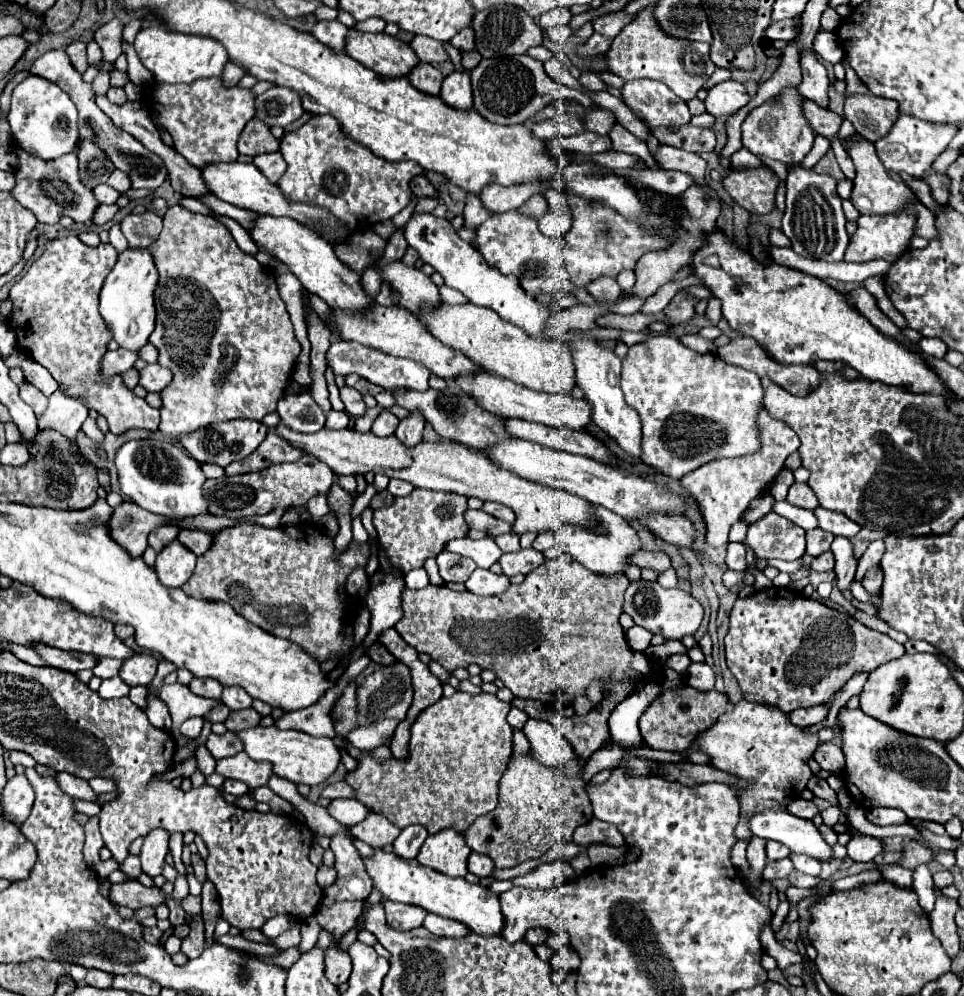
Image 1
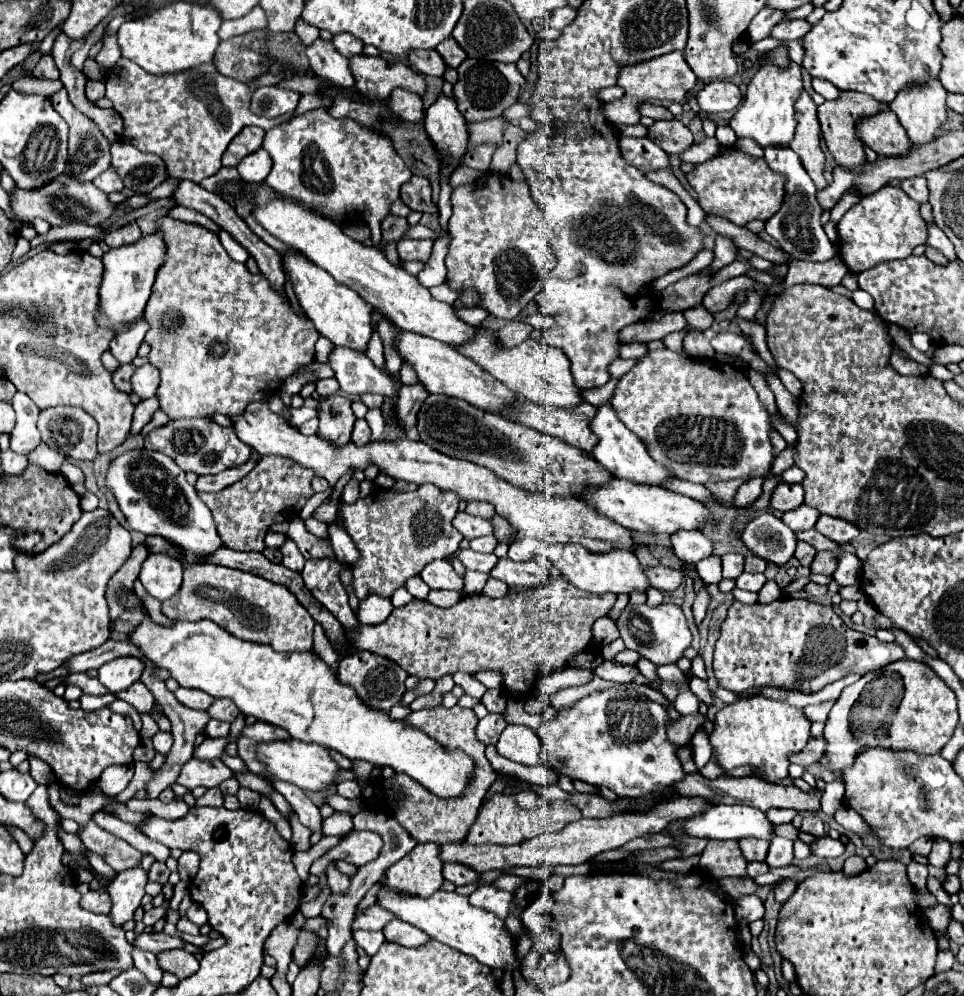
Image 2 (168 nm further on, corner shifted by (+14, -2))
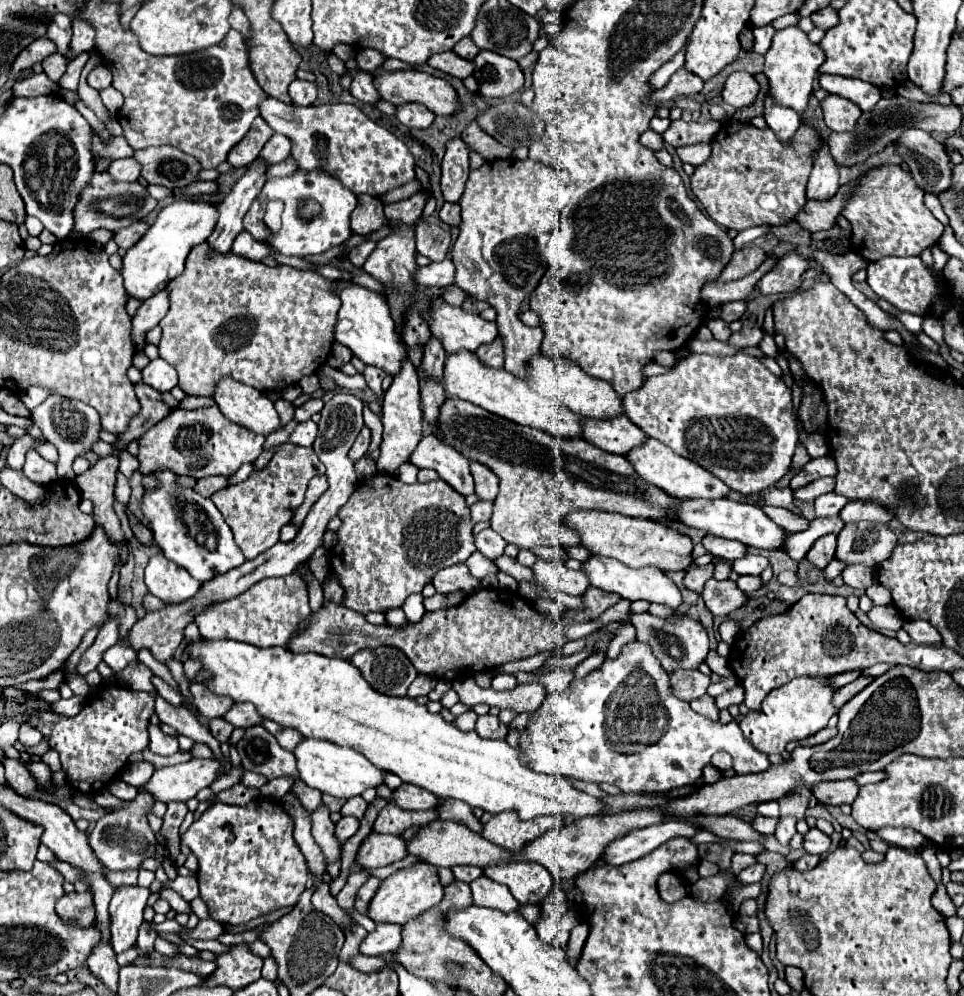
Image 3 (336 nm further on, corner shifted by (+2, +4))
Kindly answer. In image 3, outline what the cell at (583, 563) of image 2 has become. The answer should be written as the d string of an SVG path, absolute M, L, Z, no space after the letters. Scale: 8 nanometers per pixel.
M592 556L584 566L584 572L588 574L592 586L600 588L600 590L606 590L606 592L614 592L618 594L620 598L624 600L646 600L646 602L656 602L656 604L664 604L672 610L676 610L680 604L682 604L682 596L680 596L680 590L678 586L658 568L654 566L646 566L646 568L630 568L618 560L612 560L612 558L600 558L600 556Z

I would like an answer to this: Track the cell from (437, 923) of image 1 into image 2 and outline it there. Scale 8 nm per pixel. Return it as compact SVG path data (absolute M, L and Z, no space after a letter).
M394 918L384 928L384 936L386 936L386 940L394 940L402 946L422 946L422 944L430 942L430 936L426 936L426 932L422 932L420 928L414 928L412 924L406 924L398 918Z

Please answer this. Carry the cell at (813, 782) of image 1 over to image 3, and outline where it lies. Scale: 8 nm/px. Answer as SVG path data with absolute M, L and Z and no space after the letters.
M628 642L616 658L606 658L602 666L588 676L570 682L566 690L548 694L546 702L528 718L520 734L520 758L534 772L576 778L596 784L614 784L622 792L668 792L672 788L694 784L702 776L702 768L710 764L716 752L728 752L734 760L736 774L762 772L770 766L768 756L754 750L742 736L736 722L720 724L696 714L688 702L672 694L670 676L654 658L652 650L642 642Z

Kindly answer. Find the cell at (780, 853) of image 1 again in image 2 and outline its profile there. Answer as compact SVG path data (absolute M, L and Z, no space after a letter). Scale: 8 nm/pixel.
M742 838L740 840L740 850L744 854L744 858L748 862L752 860L766 860L766 852L768 852L768 842L766 840L754 840L754 838Z

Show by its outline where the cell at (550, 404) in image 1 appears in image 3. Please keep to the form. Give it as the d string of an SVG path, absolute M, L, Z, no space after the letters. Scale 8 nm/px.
M626 416L610 420L582 418L582 424L584 440L610 454L626 456L630 450L634 450L634 446L642 446L642 442L646 442L646 434Z

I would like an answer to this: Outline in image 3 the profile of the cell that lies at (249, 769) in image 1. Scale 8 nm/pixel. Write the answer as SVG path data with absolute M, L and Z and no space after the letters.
M194 758L186 764L176 766L162 766L156 768L152 778L138 790L148 792L156 802L186 802L216 780L218 768L218 760L202 758Z

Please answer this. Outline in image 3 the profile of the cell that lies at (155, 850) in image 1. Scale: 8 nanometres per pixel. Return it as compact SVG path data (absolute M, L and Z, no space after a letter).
M122 886L116 890L110 902L110 930L112 930L112 948L116 954L132 948L136 944L138 926L142 924L142 912L150 896L148 888L140 886Z

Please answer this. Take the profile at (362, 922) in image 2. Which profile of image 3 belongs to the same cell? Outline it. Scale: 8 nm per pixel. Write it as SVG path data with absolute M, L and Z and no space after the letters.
M370 876L370 878L358 888L358 892L356 892L356 900L354 900L354 906L356 906L356 910L358 910L360 914L366 914L366 908L368 908L368 904L370 904L372 896L376 894L378 886L380 886L380 880L374 878L374 876Z

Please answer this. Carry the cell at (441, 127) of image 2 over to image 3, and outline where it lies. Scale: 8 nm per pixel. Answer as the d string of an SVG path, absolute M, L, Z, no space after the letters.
M460 138L450 140L446 146L446 156L442 162L442 178L440 178L440 188L446 202L458 202L464 192L464 184L470 172L468 154L470 150Z

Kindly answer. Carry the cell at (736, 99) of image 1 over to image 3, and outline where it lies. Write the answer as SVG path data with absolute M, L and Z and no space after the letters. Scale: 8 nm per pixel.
M734 72L728 76L724 90L722 90L722 98L726 104L734 106L736 110L752 106L756 96L760 92L760 84L754 80L752 74L748 72Z

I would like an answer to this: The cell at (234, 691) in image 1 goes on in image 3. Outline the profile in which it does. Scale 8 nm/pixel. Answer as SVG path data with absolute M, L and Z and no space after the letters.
M234 704L230 712L224 716L224 720L228 720L236 728L252 728L252 726L262 724L264 718L250 704Z

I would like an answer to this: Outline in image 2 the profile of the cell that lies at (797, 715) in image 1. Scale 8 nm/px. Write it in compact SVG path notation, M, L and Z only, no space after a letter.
M826 702L826 704L820 704L820 706L806 706L802 712L810 722L826 722L830 708L832 708L832 704Z

